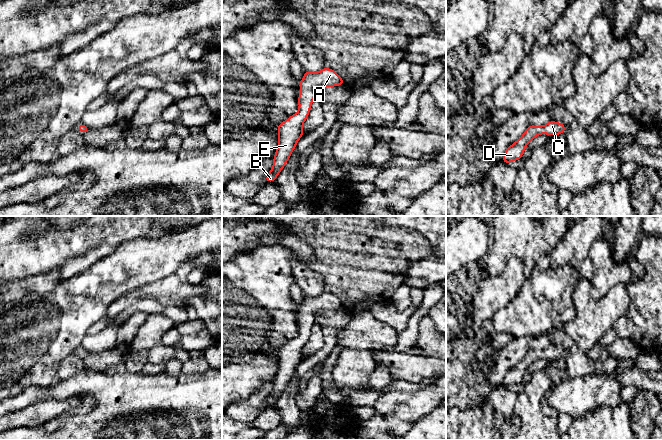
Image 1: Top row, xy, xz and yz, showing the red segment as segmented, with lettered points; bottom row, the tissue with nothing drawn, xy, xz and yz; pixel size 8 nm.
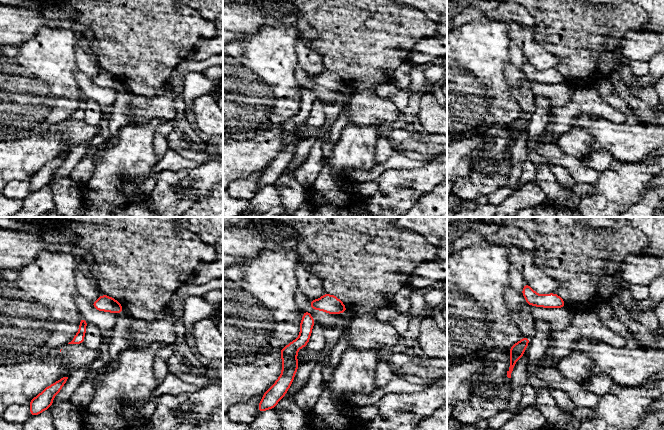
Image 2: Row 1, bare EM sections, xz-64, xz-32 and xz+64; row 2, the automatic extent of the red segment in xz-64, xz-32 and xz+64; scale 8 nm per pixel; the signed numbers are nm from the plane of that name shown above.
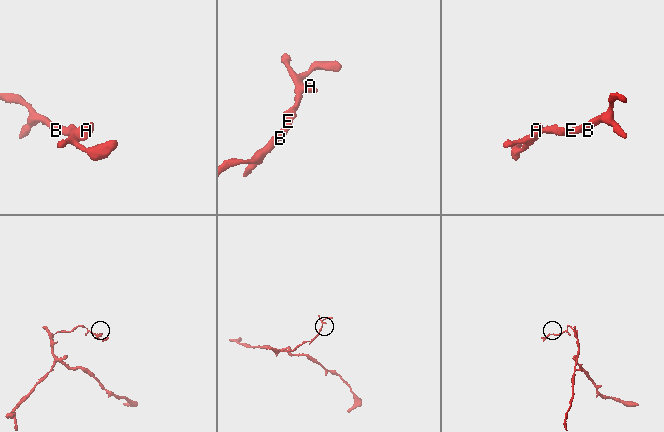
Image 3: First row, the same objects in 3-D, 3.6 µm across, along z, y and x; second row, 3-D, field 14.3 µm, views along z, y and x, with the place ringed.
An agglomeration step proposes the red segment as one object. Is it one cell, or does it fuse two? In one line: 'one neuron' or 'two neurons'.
one neuron

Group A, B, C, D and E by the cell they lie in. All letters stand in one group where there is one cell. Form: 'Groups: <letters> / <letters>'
Groups: A B C D E

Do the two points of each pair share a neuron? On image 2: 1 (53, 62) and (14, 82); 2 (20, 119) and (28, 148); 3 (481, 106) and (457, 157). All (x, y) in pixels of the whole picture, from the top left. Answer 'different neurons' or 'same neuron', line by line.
1: same neuron
2: different neurons
3: different neurons

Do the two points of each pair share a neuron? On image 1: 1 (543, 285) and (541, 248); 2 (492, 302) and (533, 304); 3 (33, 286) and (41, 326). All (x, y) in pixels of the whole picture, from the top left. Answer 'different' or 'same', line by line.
1: different
2: different
3: different

